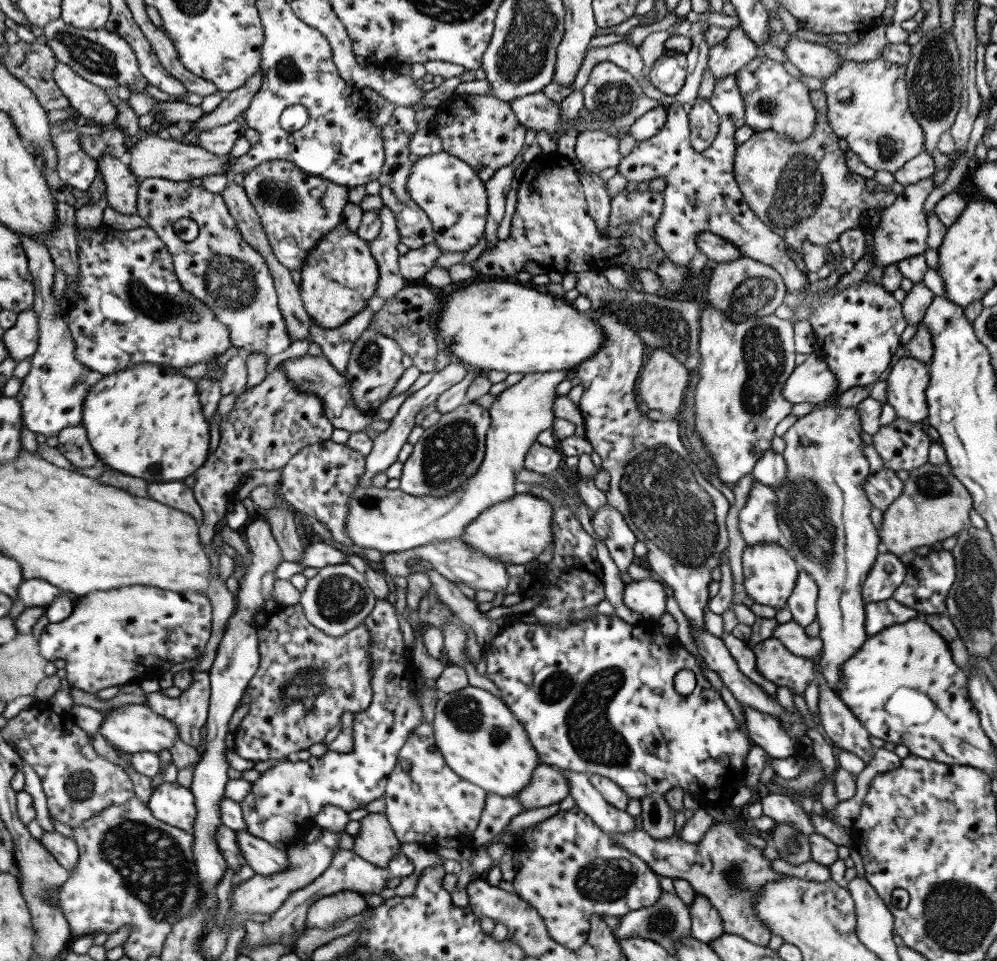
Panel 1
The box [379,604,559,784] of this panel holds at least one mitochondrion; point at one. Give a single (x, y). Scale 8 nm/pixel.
(465, 712)

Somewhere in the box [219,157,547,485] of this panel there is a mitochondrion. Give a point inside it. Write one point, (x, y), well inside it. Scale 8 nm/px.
(274, 193)

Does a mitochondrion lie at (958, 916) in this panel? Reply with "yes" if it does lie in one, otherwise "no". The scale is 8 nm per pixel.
yes

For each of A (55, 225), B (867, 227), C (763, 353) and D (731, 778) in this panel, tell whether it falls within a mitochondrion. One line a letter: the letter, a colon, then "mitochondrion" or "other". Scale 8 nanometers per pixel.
A: other
B: other
C: mitochondrion
D: other

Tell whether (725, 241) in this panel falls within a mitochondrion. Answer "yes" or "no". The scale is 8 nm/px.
no

